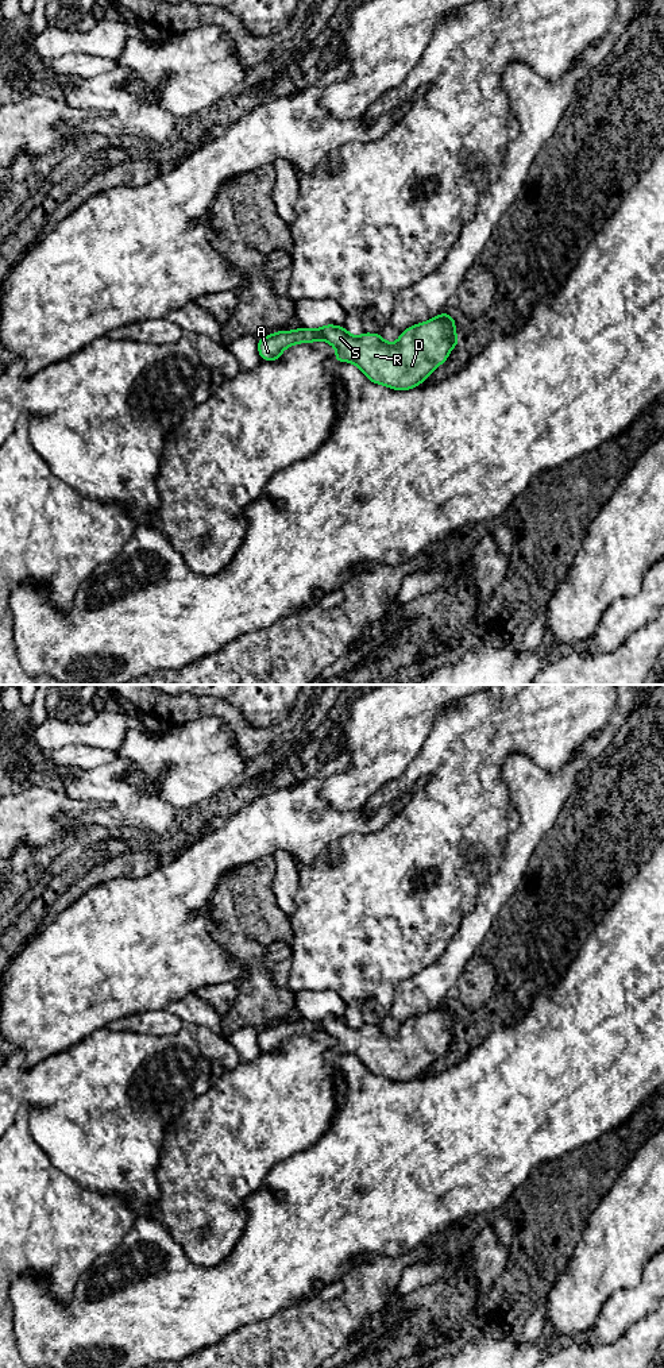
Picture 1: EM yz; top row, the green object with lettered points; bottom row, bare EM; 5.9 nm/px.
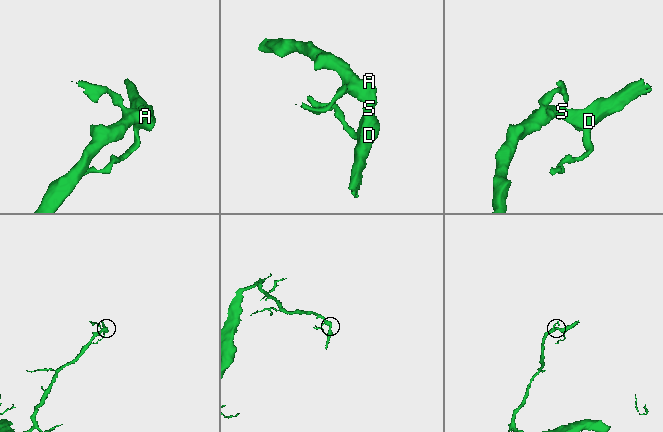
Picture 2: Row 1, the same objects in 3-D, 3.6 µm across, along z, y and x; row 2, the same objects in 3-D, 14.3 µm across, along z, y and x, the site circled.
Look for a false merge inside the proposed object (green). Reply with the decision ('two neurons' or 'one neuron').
one neuron

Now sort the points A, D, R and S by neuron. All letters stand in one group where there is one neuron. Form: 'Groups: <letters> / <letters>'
Groups: A D R S

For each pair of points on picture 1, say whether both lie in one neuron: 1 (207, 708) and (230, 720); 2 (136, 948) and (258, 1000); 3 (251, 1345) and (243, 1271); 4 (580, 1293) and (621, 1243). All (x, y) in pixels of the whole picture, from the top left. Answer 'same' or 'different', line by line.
1: same
2: different
3: different
4: same

